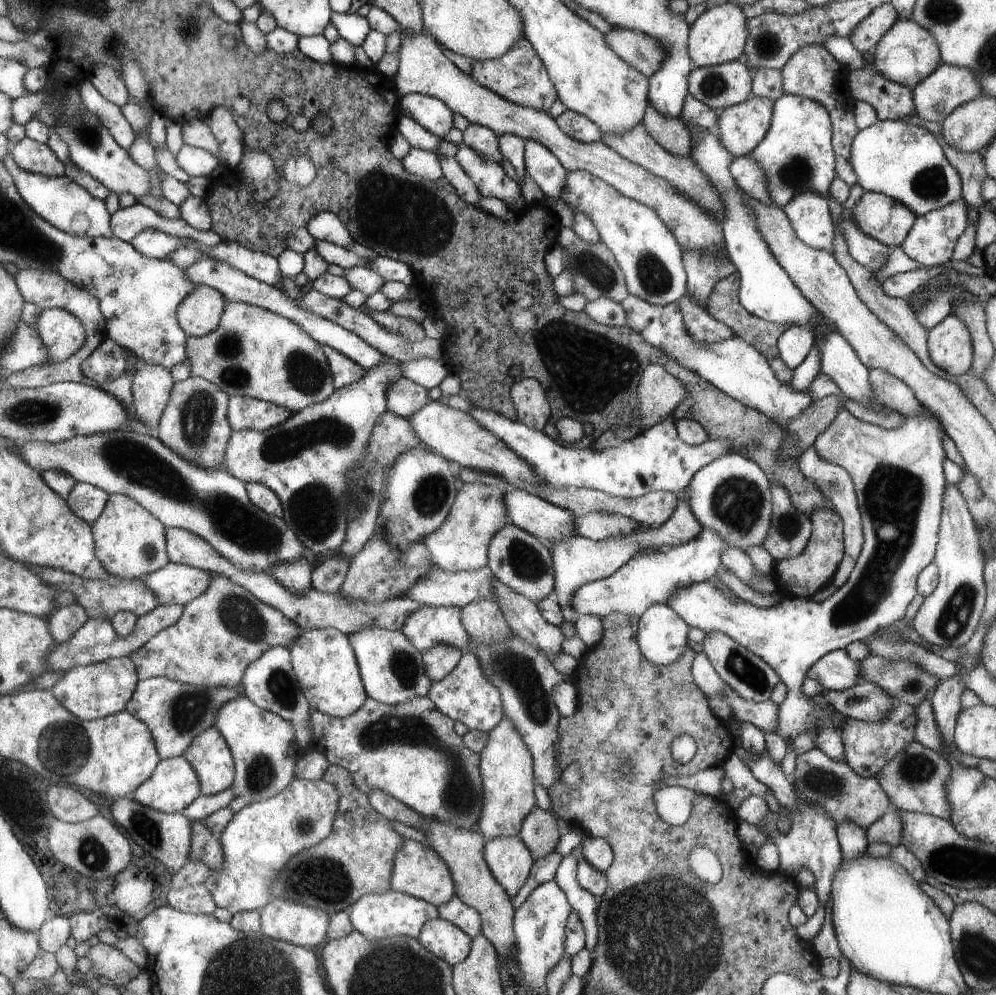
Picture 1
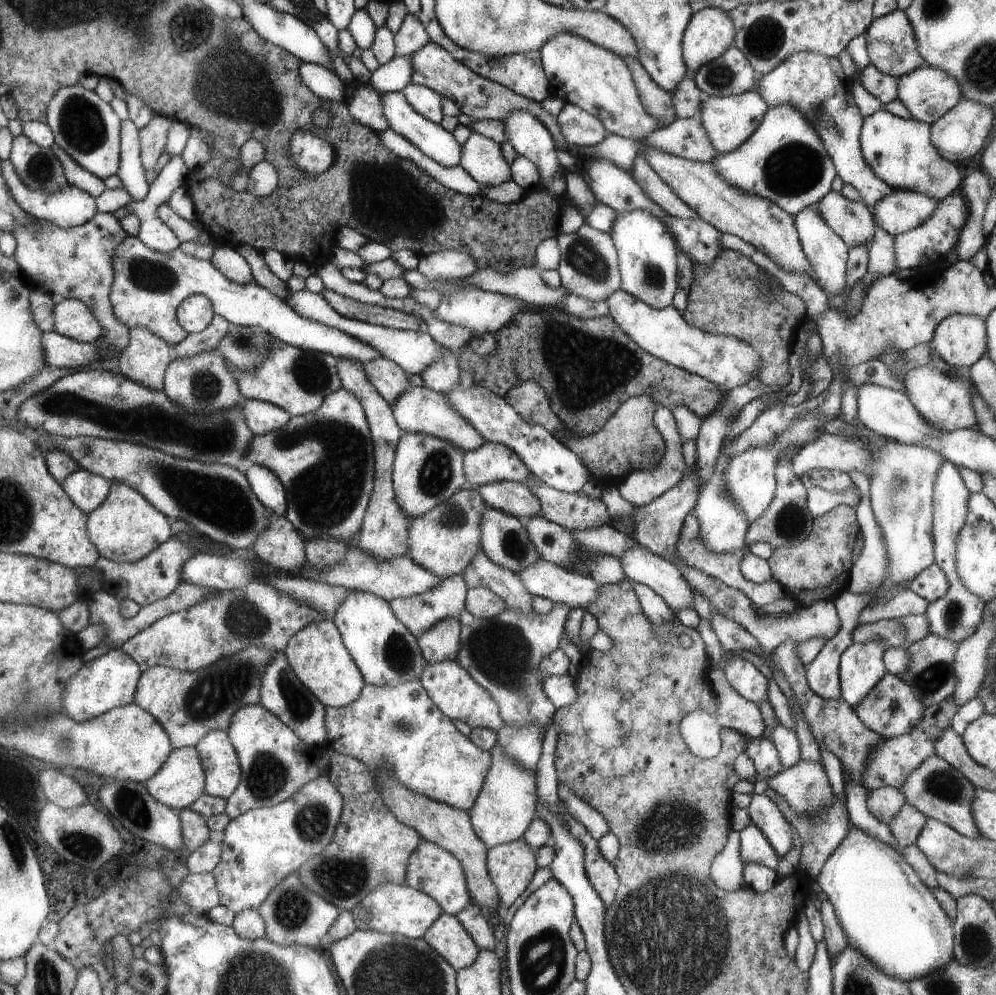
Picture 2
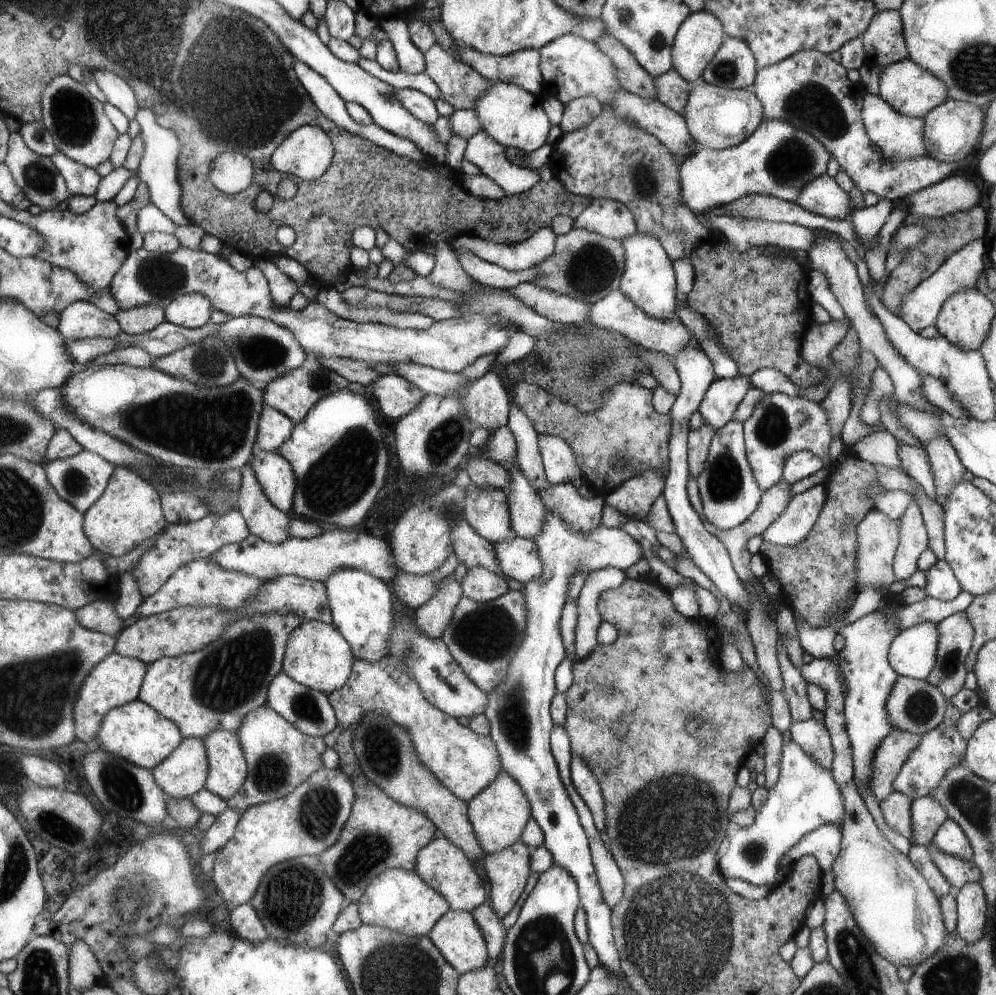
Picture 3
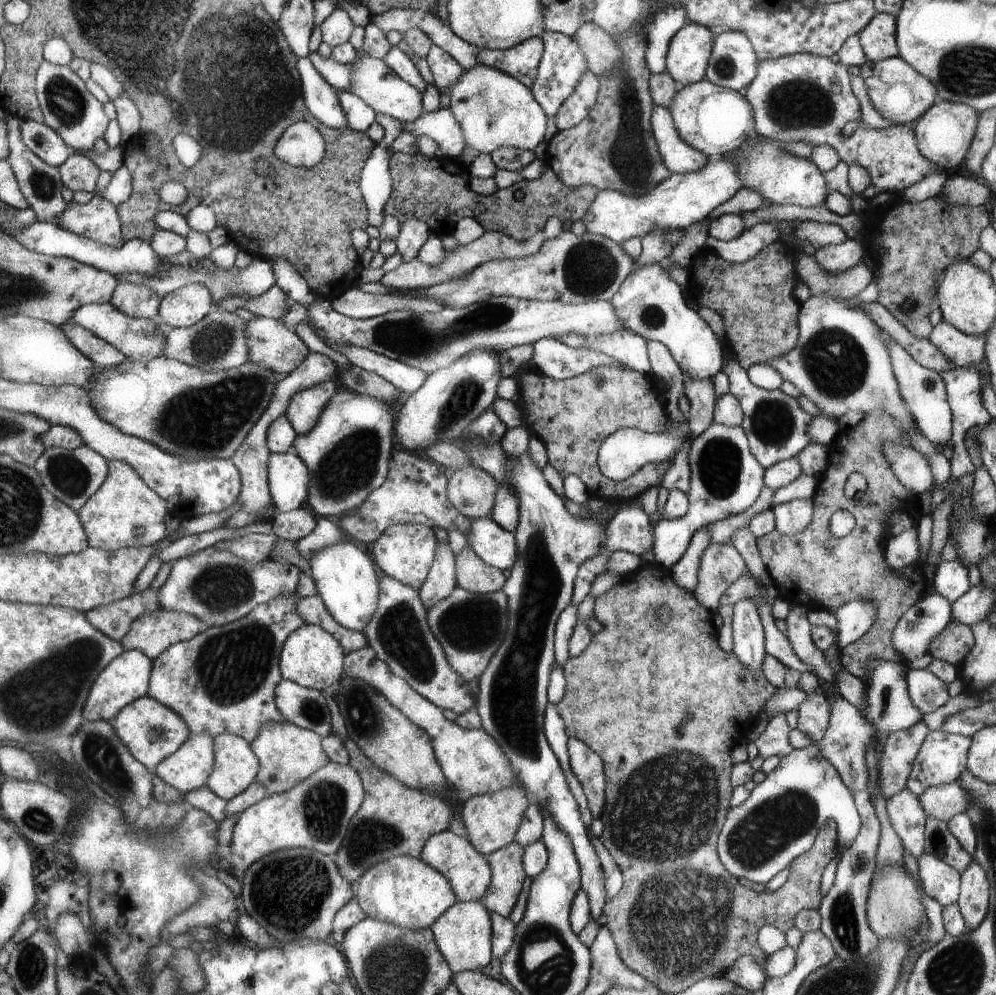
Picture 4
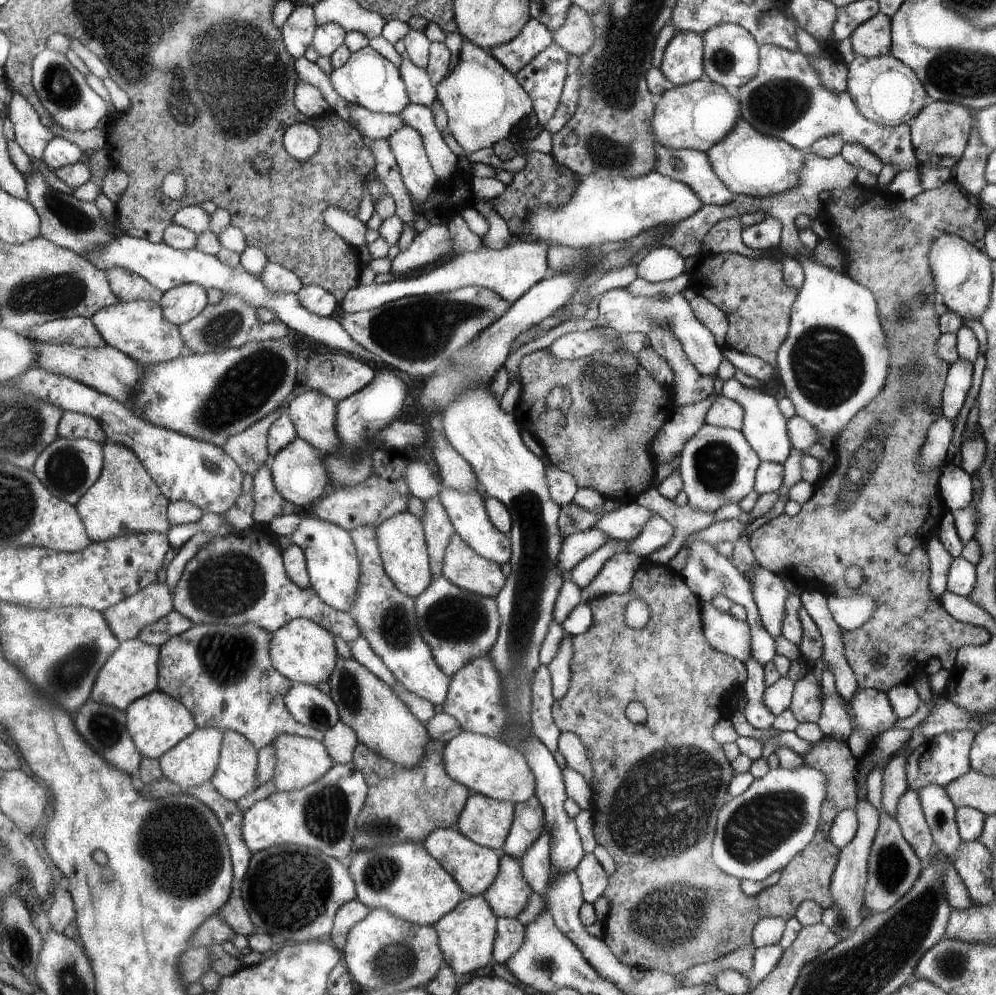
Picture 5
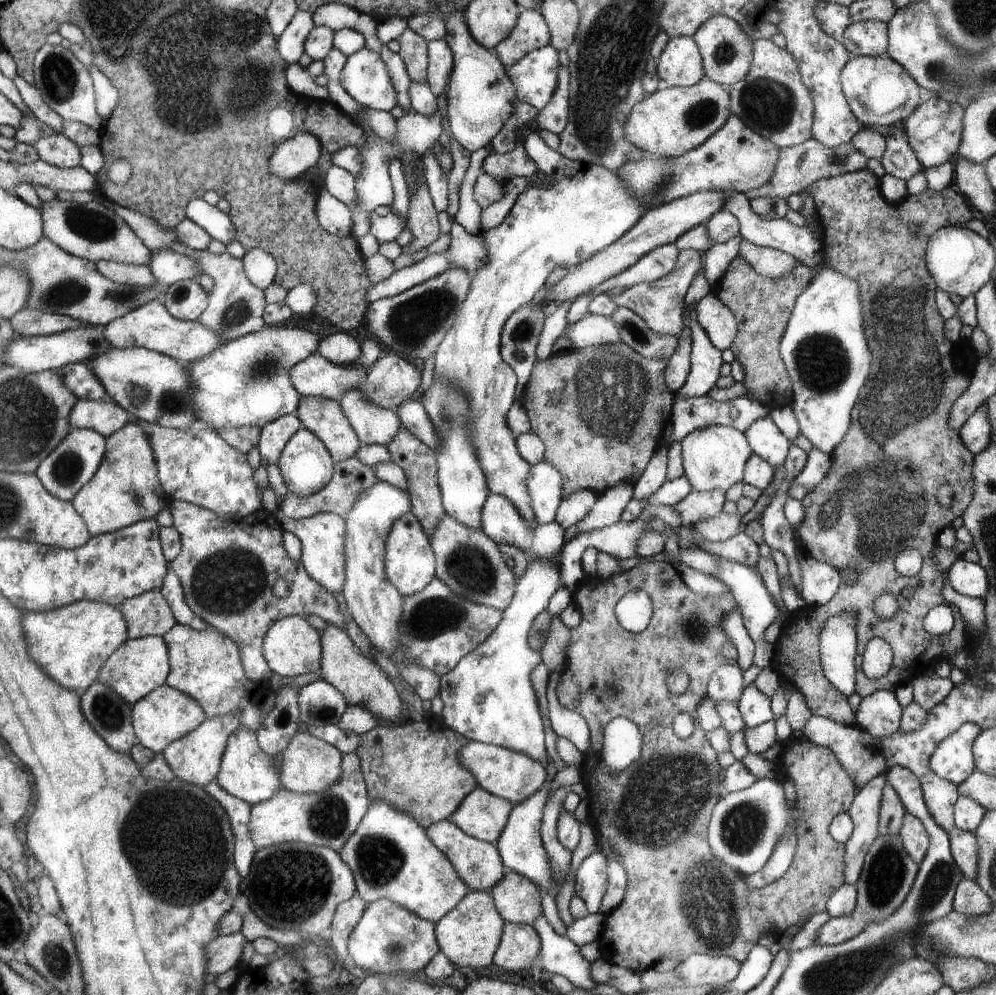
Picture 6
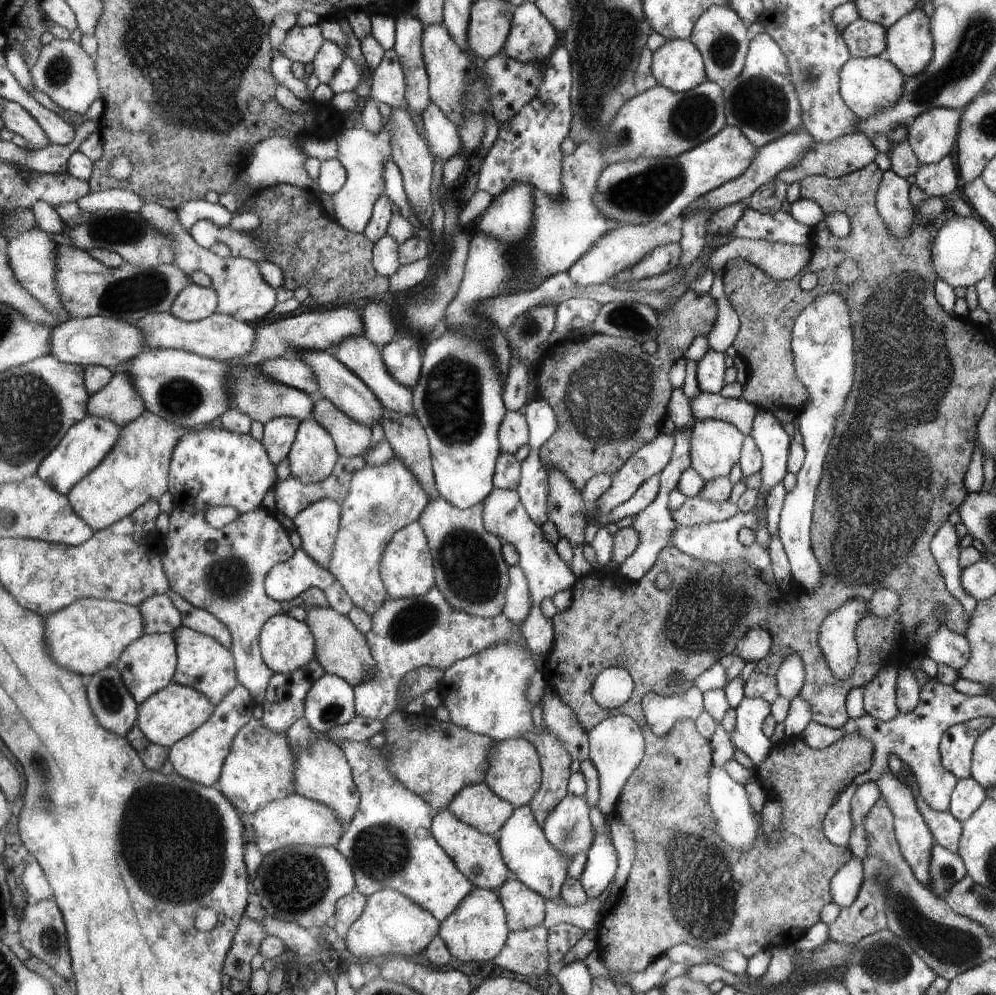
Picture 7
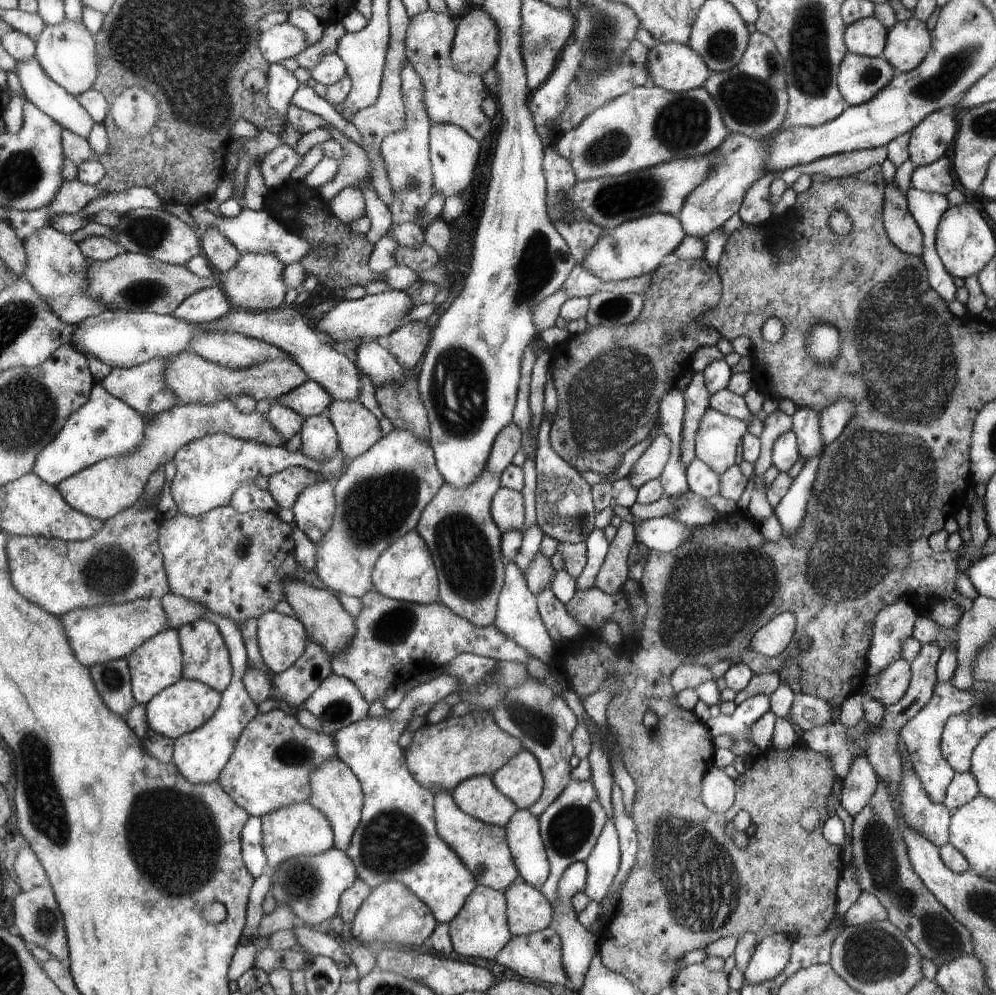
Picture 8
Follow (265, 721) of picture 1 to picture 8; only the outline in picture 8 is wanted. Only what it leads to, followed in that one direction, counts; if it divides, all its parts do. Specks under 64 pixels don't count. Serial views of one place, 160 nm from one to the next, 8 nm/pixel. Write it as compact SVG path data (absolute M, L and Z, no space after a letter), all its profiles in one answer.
M335 756L309 774L309 784L310 795L306 801L328 817L329 824L332 825L332 835L335 837L334 846L345 852L351 844L363 808L363 789L360 787L360 781L357 780L352 769Z

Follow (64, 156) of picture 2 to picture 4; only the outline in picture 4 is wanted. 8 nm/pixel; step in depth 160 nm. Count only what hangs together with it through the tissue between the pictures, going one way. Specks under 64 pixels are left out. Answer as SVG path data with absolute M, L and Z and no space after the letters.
M73 152L65 164L60 166L60 181L73 193L87 191L96 193L101 167L83 153Z

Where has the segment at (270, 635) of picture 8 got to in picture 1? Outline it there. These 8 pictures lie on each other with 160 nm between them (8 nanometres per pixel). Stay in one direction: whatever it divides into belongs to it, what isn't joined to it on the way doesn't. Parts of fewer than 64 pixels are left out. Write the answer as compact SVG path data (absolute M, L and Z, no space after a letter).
M333 627L303 631L296 636L289 652L299 686L309 700L312 711L343 718L363 706L367 693L364 691L356 653L353 652L348 635Z

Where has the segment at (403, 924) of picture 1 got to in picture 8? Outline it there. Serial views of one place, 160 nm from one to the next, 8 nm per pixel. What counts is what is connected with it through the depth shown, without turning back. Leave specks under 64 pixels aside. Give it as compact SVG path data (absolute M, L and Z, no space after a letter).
M443 673L435 676L429 682L418 687L410 688L403 696L397 709L388 711L385 717L369 717L348 724L332 733L335 738L336 754L360 781L363 789L363 808L360 812L360 822L351 838L345 854L353 861L356 867L356 876L370 889L379 887L387 881L397 881L404 884L419 900L422 900L430 909L437 923L448 923L464 906L465 899L476 888L476 879L473 872L463 864L452 848L441 840L436 831L434 820L435 797L429 789L421 786L408 771L404 752L397 745L397 738L401 732L417 722L412 716L415 704L431 704L441 701L447 694L455 692L457 679Z

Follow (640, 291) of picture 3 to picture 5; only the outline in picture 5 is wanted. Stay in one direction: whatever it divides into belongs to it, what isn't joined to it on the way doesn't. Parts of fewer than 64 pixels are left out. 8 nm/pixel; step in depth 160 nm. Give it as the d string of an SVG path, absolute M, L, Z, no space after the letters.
M615 287L601 293L599 302L597 302L597 308L597 318L587 320L581 317L575 318L575 320L565 320L550 328L543 336L528 341L512 351L505 359L505 362L503 362L502 369L507 374L508 383L510 384L514 376L517 374L519 367L518 362L524 355L530 354L536 350L548 348L551 342L567 332L583 332L597 326L609 327L617 333L646 334L646 332L649 332L654 327L661 327L664 325L665 327L668 327L669 332L675 334L687 360L691 362L695 367L695 370L703 376L714 376L714 372L717 370L717 367L720 366L721 359L724 358L724 353L722 353L720 347L717 346L713 334L711 334L711 332L709 332L709 330L697 320L687 299L680 293L668 297L664 295L653 295L650 297L641 295L633 296L626 289Z

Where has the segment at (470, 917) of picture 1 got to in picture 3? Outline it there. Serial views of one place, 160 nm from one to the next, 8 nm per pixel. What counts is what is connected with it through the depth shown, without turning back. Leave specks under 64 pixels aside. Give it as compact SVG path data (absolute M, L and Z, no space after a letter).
M487 902L481 903L479 907L473 908L470 912L484 936L489 961L494 962L502 951L506 935L506 930L500 923L501 918Z

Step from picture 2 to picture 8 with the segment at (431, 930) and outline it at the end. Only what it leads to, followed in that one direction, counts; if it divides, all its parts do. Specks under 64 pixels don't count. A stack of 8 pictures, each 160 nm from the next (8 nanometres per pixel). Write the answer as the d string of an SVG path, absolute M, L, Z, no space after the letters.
M476 885L476 888L465 899L464 906L448 922L448 933L452 947L461 956L493 960L500 950L512 938L508 928L507 901L504 891Z

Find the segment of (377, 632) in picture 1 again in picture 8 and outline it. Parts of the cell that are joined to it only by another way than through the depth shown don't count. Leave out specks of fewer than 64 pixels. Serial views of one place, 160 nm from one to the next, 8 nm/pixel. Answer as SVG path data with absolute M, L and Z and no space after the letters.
M325 480L306 486L296 496L291 509L298 530L313 544L319 542L332 526L332 516L336 510L332 484Z

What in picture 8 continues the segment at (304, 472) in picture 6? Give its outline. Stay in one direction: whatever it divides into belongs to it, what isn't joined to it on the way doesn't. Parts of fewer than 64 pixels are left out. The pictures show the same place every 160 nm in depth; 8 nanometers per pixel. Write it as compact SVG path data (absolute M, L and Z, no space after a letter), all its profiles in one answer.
M311 415L304 419L300 428L299 450L310 459L325 461L336 454L339 442L336 430L328 419Z

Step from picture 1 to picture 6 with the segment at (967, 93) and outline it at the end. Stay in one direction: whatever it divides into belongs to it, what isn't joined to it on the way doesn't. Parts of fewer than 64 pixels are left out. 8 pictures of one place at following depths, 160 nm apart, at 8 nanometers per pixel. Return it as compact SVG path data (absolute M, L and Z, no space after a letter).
M854 55L840 71L840 81L849 108L865 127L891 126L907 119L924 96L908 71L886 55Z

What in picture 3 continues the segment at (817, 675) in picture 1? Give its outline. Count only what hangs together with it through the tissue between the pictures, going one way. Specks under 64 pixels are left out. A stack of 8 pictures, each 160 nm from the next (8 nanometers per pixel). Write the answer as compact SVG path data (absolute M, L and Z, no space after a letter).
M963 591L953 600L945 602L926 596L922 601L917 601L912 605L899 605L891 612L873 611L872 613L867 613L865 616L855 619L852 623L838 630L838 633L844 638L844 645L838 652L837 662L842 678L846 683L844 725L852 752L854 782L857 788L859 788L859 793L863 796L864 803L867 805L872 819L876 821L876 825L884 833L884 837L893 845L893 848L896 848L903 854L908 853L911 846L910 840L898 835L886 825L879 810L879 801L871 794L868 785L874 748L877 748L879 741L889 731L893 730L888 723L885 701L887 700L889 689L898 677L898 674L888 665L888 648L899 631L909 627L916 627L921 623L937 624L953 613L964 611L965 607L972 601L972 598L970 594Z

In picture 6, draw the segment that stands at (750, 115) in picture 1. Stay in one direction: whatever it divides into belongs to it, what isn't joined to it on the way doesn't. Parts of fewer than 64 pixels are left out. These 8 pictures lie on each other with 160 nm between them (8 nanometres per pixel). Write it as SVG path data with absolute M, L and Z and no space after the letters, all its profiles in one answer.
M705 77L688 87L669 87L648 93L629 111L624 137L635 147L653 156L678 157L697 148L727 122L731 97L726 87Z

